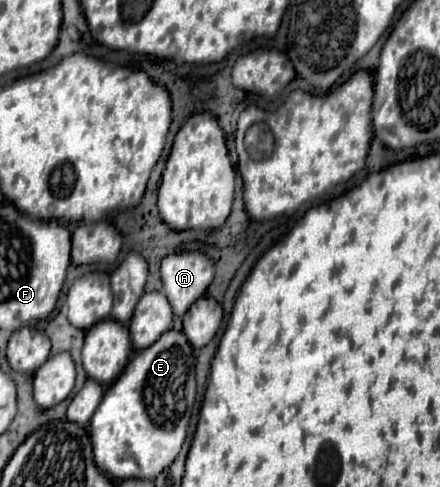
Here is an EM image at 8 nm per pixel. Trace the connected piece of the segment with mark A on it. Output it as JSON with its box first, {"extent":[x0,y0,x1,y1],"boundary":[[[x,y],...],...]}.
{"extent":[162,251,214,317],"boundary":[[[200,251],[172,253],[162,259],[164,295],[176,317],[184,317],[186,309],[206,293],[214,277],[214,263]]]}

